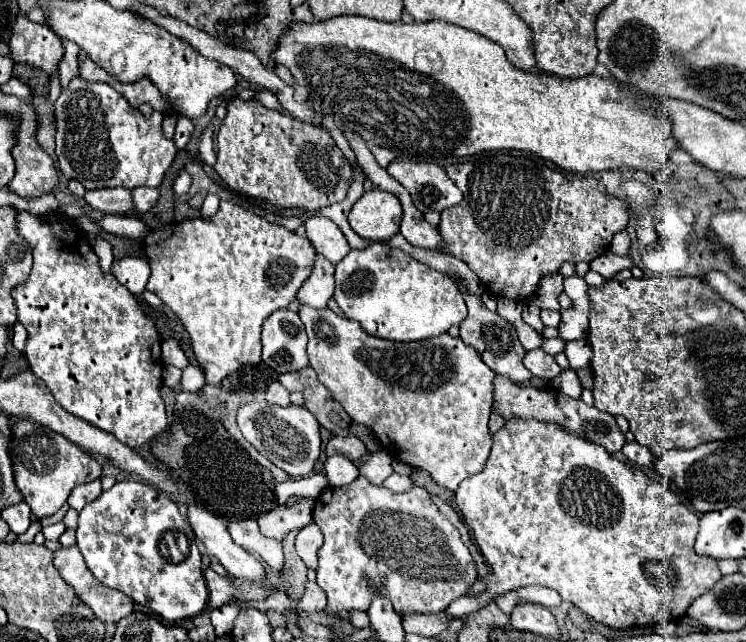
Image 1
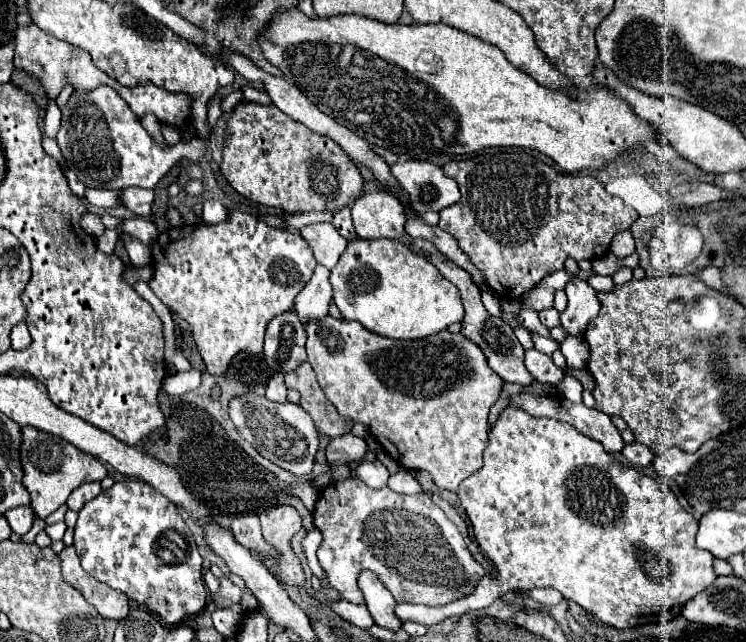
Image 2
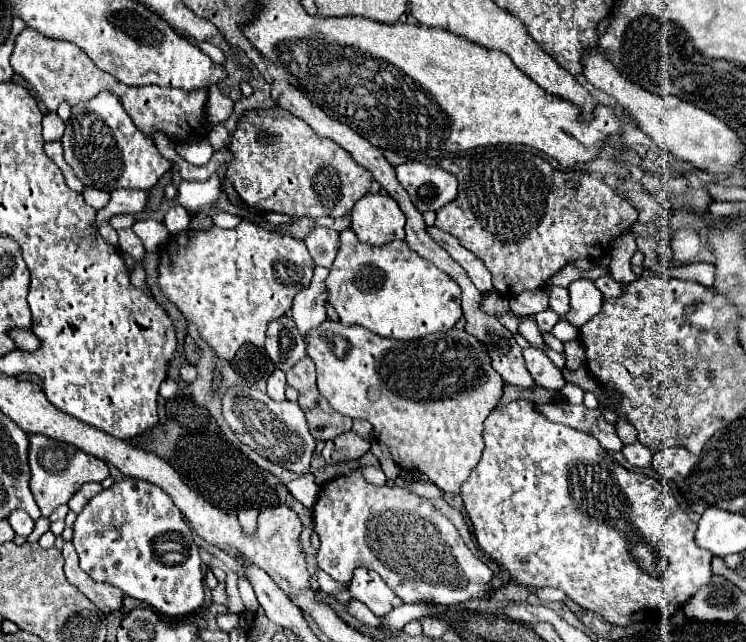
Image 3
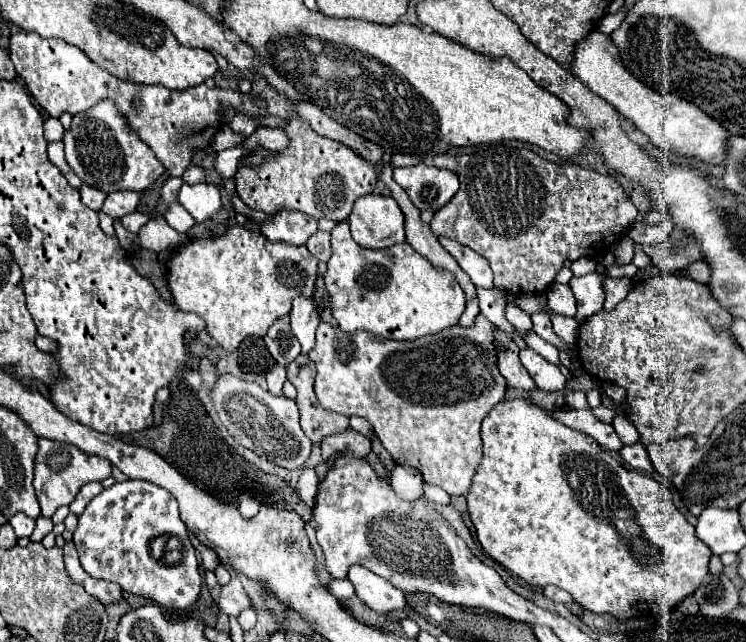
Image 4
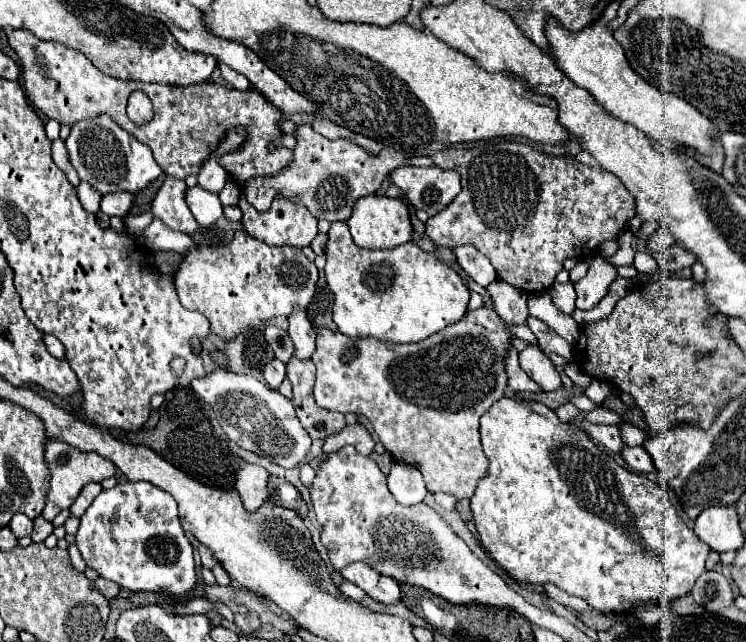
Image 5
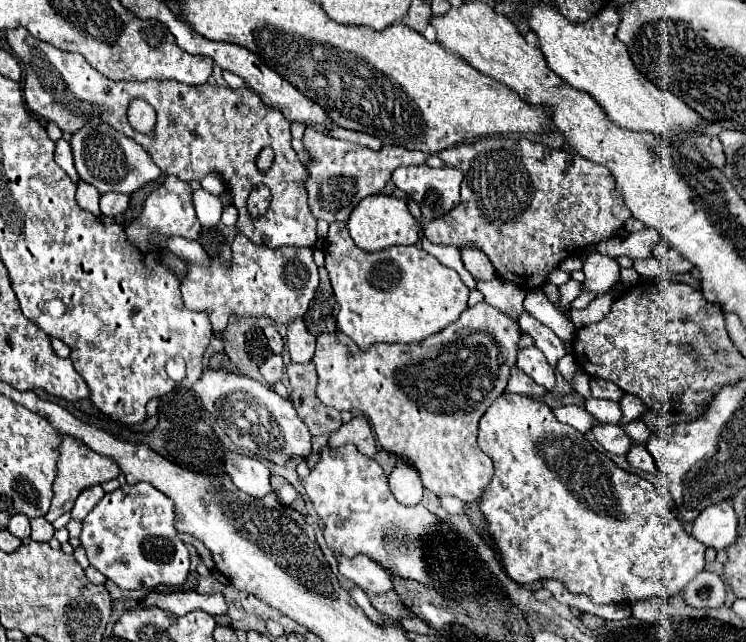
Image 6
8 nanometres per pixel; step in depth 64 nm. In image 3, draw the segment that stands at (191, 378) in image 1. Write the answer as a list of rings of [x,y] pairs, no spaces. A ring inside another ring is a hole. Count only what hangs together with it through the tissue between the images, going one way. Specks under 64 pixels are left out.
[[[166,380],[166,382],[162,382],[162,386],[160,386],[160,396],[162,396],[162,398],[174,398],[184,386],[186,386],[184,380],[180,380],[180,382]]]

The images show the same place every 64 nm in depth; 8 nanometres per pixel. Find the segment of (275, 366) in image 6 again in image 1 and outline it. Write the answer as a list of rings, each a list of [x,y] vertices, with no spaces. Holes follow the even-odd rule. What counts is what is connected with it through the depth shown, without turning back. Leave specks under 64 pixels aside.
[[[274,380],[268,390],[266,390],[266,400],[270,404],[278,404],[278,406],[290,406],[290,400],[288,400],[288,390],[284,390],[284,386],[280,386],[278,380]]]

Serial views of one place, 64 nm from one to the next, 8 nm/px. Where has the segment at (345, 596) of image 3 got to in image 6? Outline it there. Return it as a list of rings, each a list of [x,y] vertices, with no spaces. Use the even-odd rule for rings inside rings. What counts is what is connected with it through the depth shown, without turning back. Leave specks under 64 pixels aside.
[[[340,554],[338,570],[344,578],[352,580],[366,592],[386,594],[392,590],[390,576],[384,572],[380,564],[372,562],[366,554],[358,554],[356,558],[344,558],[344,554]]]

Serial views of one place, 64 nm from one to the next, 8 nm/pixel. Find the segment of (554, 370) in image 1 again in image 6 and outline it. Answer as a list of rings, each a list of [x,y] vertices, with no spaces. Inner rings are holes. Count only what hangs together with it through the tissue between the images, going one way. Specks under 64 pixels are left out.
[[[536,346],[520,348],[518,350],[518,362],[516,362],[516,366],[520,370],[524,370],[532,380],[536,380],[536,384],[542,384],[544,388],[552,390],[552,386],[556,382],[554,370],[546,362],[544,354],[540,350],[536,350]]]

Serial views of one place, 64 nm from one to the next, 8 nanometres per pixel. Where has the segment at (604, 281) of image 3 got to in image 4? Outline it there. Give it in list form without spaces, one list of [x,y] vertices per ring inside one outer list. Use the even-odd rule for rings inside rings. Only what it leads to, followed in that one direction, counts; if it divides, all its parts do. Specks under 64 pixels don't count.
[[[608,278],[608,282],[604,284],[606,302],[604,302],[602,310],[606,310],[606,312],[614,310],[616,304],[626,298],[626,294],[628,294],[630,288],[632,288],[632,280],[630,278]]]

